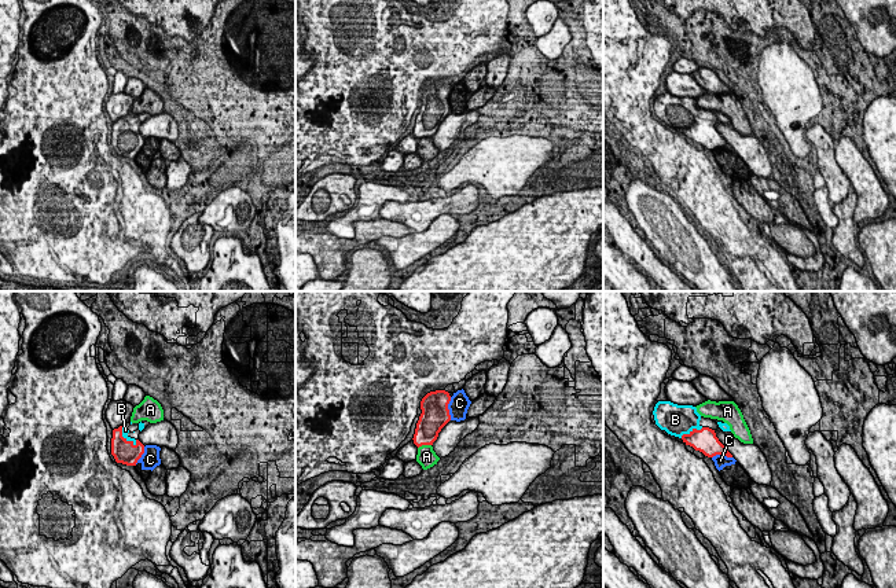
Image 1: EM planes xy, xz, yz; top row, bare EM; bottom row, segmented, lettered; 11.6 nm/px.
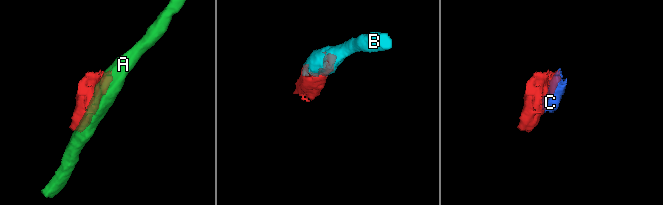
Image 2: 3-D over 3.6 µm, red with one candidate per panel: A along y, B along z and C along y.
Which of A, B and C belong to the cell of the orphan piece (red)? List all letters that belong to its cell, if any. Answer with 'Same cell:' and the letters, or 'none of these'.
Same cell: B

